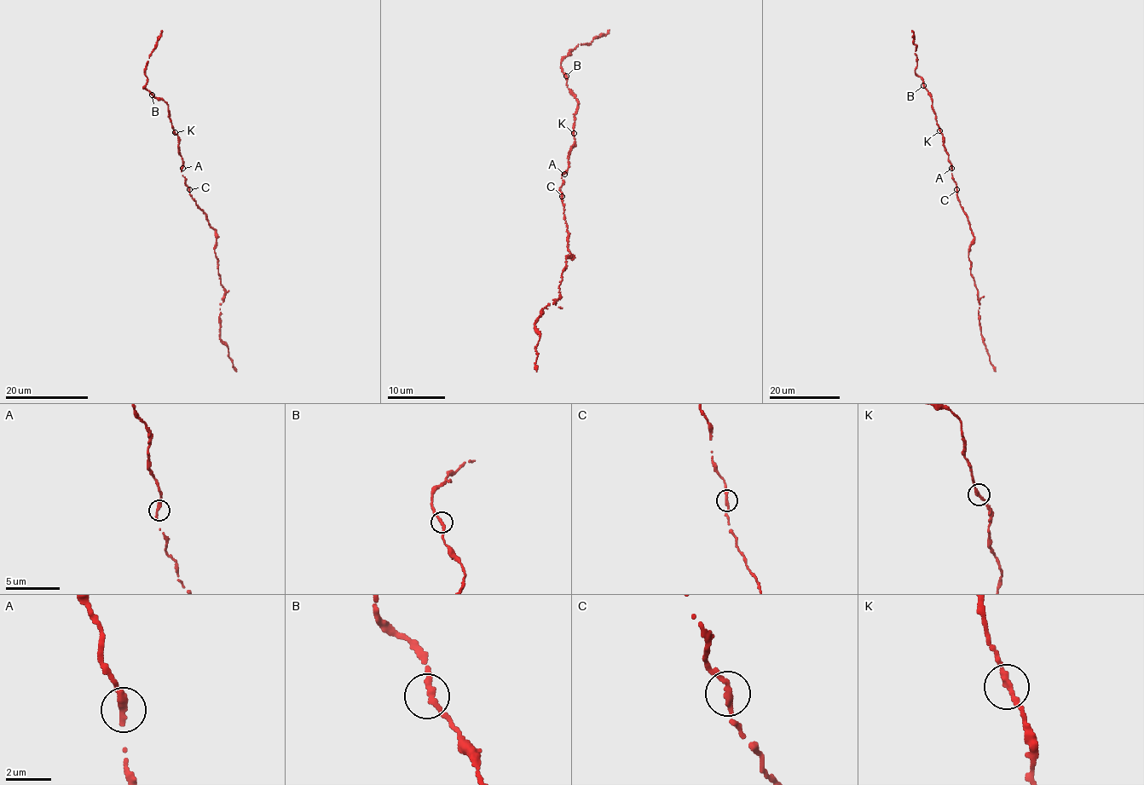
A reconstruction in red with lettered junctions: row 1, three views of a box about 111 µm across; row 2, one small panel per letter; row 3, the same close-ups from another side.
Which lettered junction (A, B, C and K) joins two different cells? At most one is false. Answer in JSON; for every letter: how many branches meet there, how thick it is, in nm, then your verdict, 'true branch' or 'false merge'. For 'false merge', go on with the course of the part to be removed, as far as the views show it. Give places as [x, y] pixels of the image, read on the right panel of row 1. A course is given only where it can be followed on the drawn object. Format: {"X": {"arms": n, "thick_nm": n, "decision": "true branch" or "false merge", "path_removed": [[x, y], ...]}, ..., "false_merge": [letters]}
{"A": {"arms": 1, "thick_nm": 420, "decision": "true branch"}, "B": {"arms": 2, "thick_nm": 280, "decision": "true branch"}, "C": {"arms": 2, "thick_nm": 280, "decision": "true branch"}, "K": {"arms": 2, "thick_nm": 280, "decision": "true branch"}, "false_merge": []}

